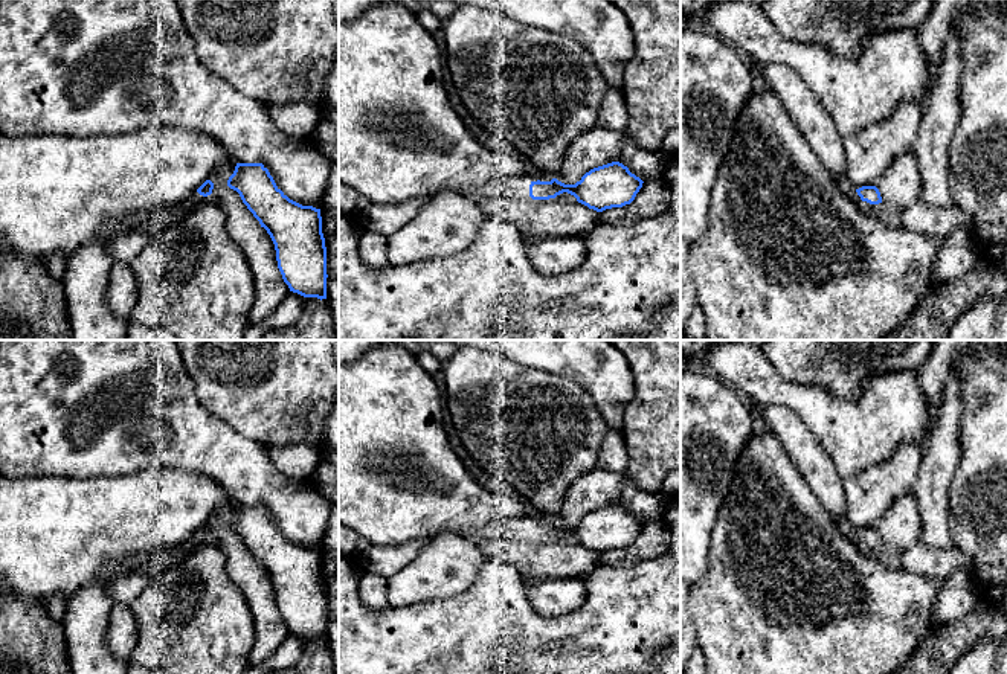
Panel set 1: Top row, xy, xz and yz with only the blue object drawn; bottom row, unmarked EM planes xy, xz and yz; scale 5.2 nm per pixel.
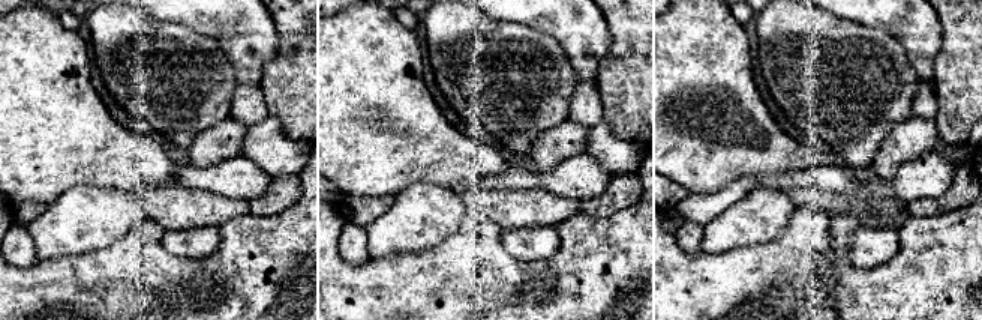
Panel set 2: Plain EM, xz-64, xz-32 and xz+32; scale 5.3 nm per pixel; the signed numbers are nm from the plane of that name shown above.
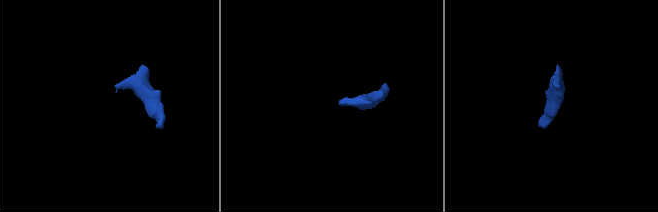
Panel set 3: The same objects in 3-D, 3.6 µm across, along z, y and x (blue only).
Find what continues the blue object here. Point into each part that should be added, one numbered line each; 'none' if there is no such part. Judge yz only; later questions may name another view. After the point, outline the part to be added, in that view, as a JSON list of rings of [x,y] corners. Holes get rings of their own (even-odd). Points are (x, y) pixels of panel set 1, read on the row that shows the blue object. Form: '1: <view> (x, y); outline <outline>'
1: yz (870, 209); outline [[[857,195],[856,204],[864,213],[874,215],[874,217],[877,217],[880,213],[880,210],[883,209],[883,203],[870,204],[867,201],[862,201],[859,195]]]

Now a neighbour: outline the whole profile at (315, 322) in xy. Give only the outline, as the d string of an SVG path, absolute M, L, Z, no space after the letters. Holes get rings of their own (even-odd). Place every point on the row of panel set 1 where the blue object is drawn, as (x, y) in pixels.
M304 297L304 310L290 326L269 331L261 340L336 340L327 299Z

